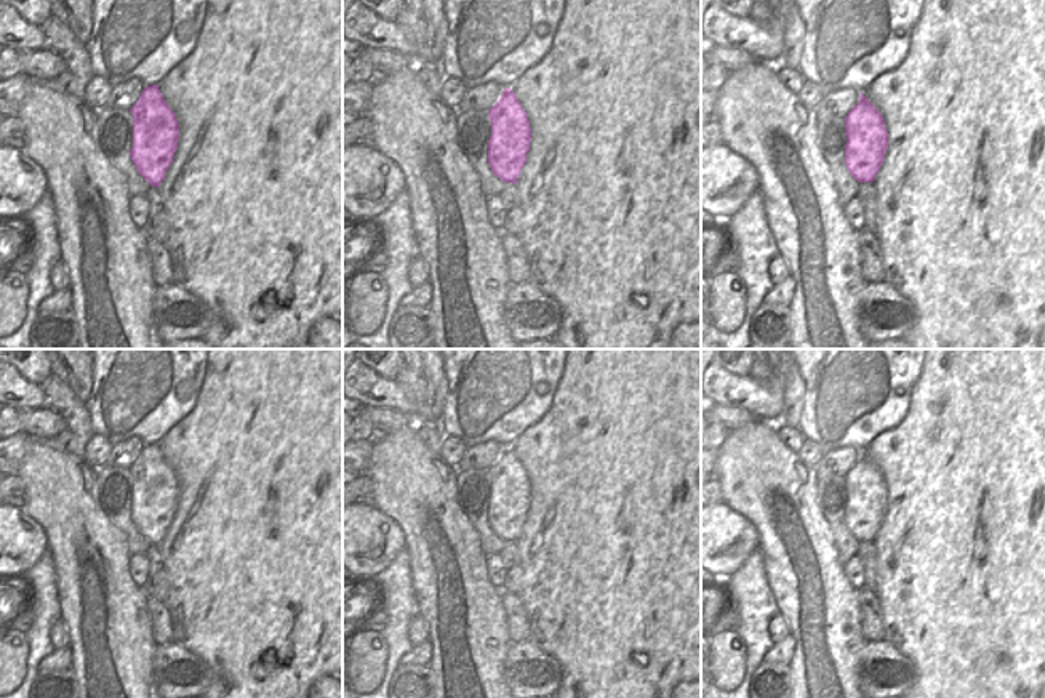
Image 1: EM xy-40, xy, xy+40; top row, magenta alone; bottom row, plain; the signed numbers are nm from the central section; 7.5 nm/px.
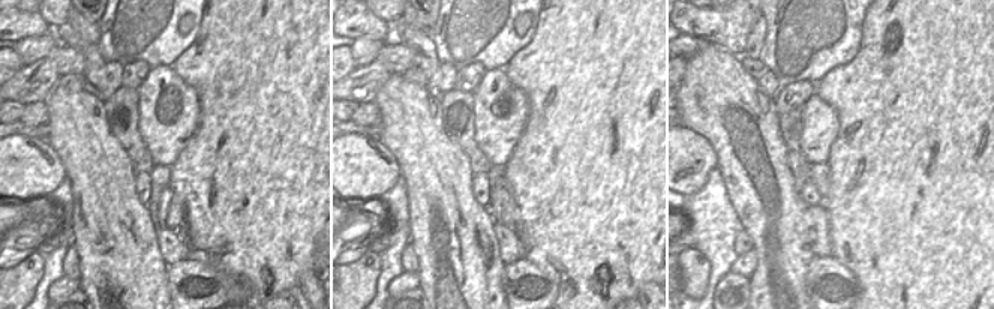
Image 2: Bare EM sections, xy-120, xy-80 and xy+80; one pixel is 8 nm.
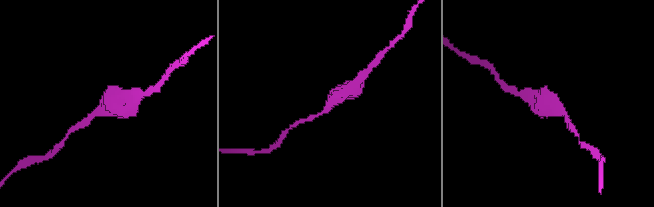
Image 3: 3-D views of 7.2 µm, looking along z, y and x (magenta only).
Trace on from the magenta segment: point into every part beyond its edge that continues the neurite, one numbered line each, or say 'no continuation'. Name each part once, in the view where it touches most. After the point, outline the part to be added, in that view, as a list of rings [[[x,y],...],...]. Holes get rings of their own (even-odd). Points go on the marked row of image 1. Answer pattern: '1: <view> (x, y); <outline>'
no continuation

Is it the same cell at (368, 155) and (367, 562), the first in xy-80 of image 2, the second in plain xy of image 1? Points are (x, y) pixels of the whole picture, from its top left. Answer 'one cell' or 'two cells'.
one cell

